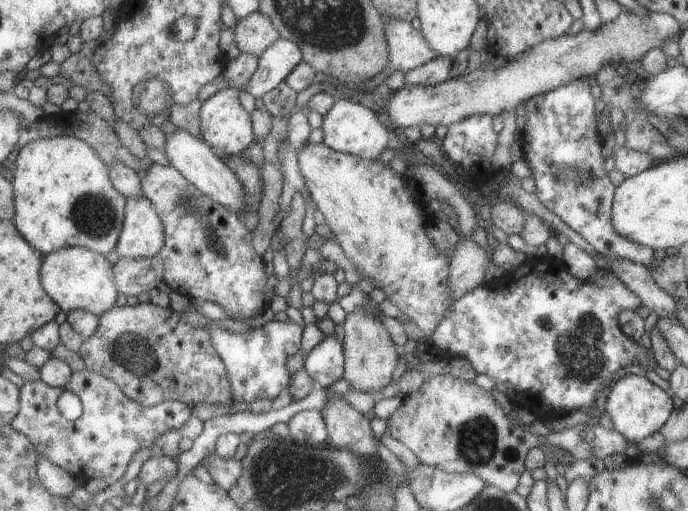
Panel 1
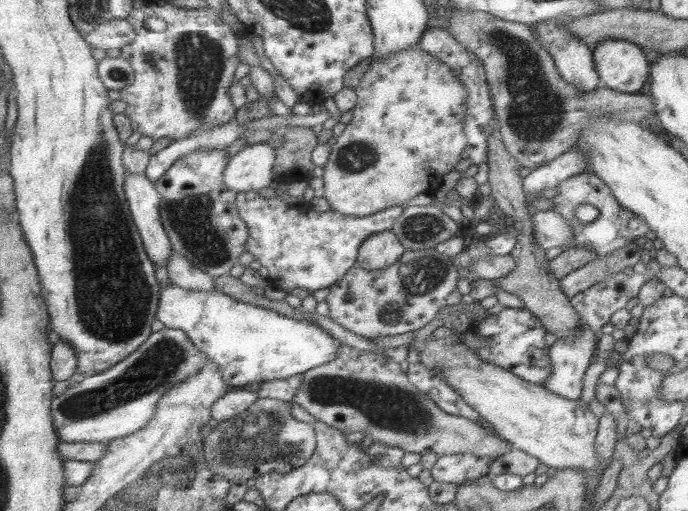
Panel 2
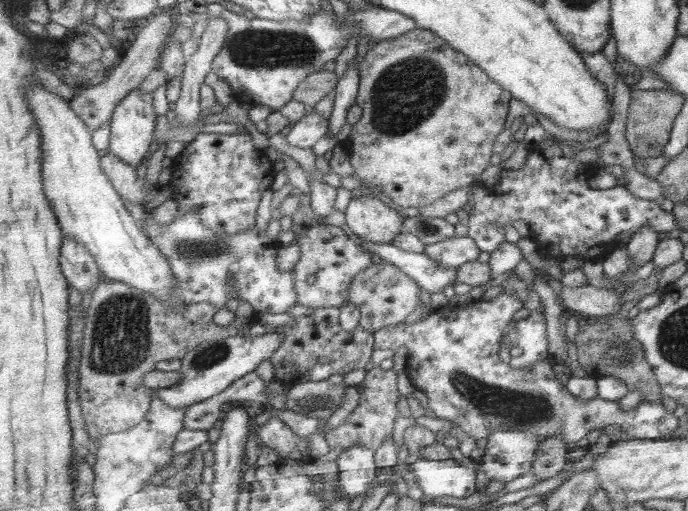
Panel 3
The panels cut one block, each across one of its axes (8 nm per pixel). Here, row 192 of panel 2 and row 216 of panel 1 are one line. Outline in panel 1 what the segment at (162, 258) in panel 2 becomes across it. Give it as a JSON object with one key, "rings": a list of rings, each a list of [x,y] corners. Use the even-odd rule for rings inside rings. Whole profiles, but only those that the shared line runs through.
{"rings":[[[147,196],[128,198],[126,224],[121,232],[117,254],[131,260],[155,258],[166,247],[166,230],[155,205]]]}

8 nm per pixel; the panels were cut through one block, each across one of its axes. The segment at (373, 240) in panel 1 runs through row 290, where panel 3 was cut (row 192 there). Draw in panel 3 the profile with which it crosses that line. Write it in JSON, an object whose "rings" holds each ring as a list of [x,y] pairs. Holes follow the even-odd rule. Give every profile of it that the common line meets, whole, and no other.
{"rings":[[[417,27],[410,33],[402,34],[397,38],[373,43],[362,61],[360,73],[358,103],[359,106],[362,106],[364,113],[357,124],[349,127],[344,140],[351,156],[351,164],[355,166],[355,172],[359,176],[359,180],[363,180],[373,188],[377,188],[397,205],[418,210],[431,205],[452,191],[467,188],[479,182],[481,172],[489,166],[489,159],[494,151],[496,136],[503,130],[503,122],[505,122],[505,116],[507,116],[507,102],[512,98],[502,86],[490,79],[482,67],[471,62],[471,59],[468,59],[466,55],[455,50],[450,43],[446,43],[442,38],[439,38],[434,31]]]}

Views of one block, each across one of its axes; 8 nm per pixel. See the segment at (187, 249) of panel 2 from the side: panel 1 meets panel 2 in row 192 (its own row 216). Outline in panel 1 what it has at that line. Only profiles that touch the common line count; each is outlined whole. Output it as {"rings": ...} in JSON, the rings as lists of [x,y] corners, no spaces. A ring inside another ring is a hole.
{"rings":[[[153,163],[147,172],[140,173],[143,192],[151,200],[151,204],[162,217],[166,230],[166,247],[160,256],[163,258],[164,282],[172,290],[183,297],[198,301],[210,301],[225,311],[229,318],[247,320],[262,309],[269,308],[270,302],[265,300],[265,260],[253,248],[253,232],[238,218],[237,213],[227,210],[219,202],[211,200],[173,166]]]}

